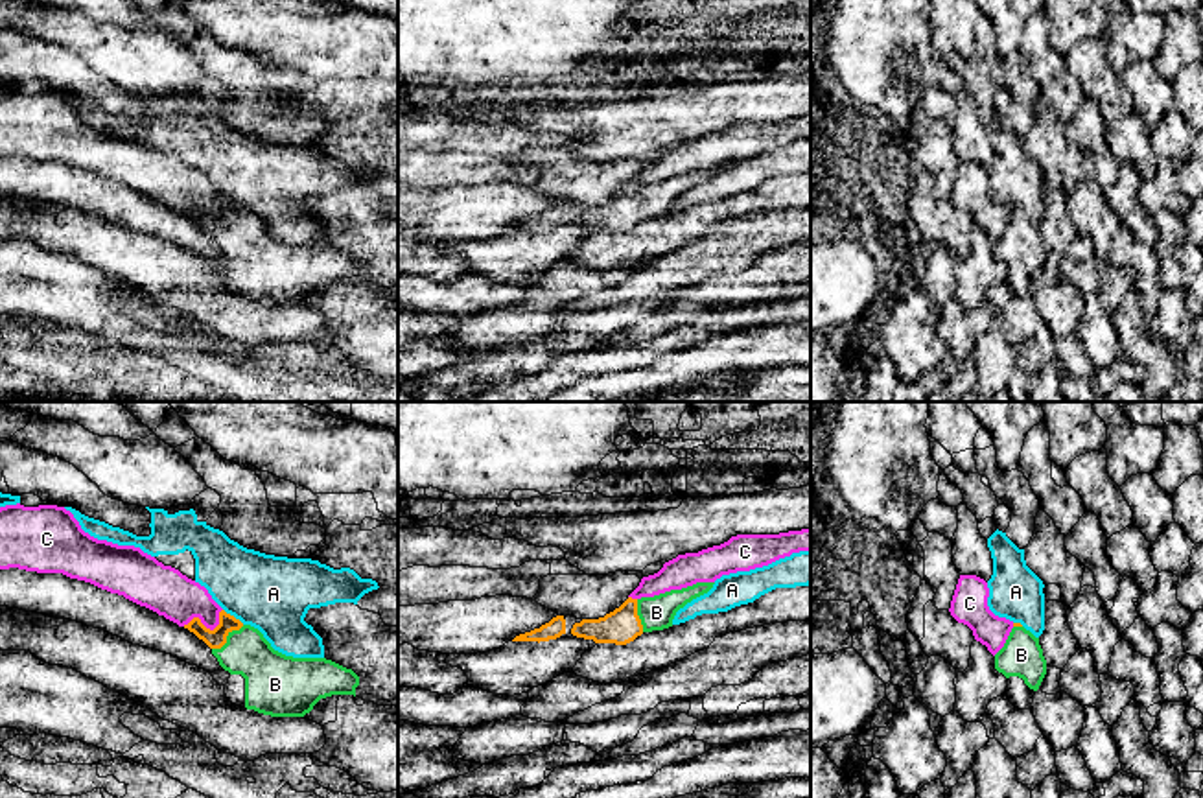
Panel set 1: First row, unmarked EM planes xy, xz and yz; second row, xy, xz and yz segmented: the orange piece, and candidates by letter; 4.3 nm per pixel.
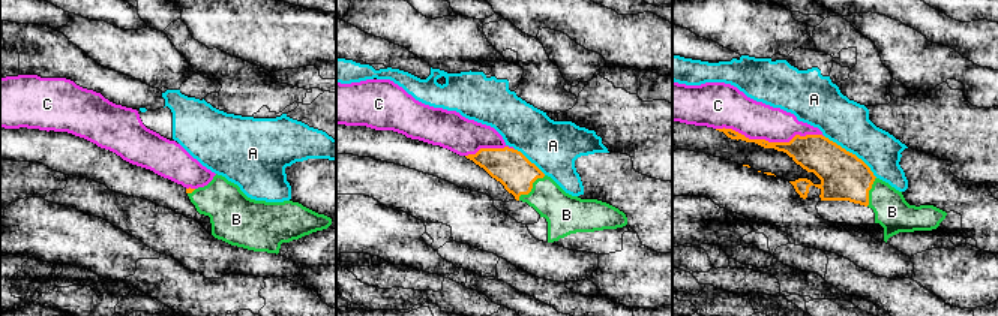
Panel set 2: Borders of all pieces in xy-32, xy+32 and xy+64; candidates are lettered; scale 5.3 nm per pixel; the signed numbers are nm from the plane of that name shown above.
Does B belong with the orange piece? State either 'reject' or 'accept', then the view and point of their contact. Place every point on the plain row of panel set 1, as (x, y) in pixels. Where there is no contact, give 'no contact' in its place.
accept; contact xy (225, 225)

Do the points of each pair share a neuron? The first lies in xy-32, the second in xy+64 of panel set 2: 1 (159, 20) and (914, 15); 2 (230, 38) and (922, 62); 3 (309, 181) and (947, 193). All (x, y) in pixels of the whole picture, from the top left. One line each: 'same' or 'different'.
1: different
2: different
3: same

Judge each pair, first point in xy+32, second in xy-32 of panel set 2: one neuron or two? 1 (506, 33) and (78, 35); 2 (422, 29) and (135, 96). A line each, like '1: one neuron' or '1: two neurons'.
1: two neurons
2: two neurons

